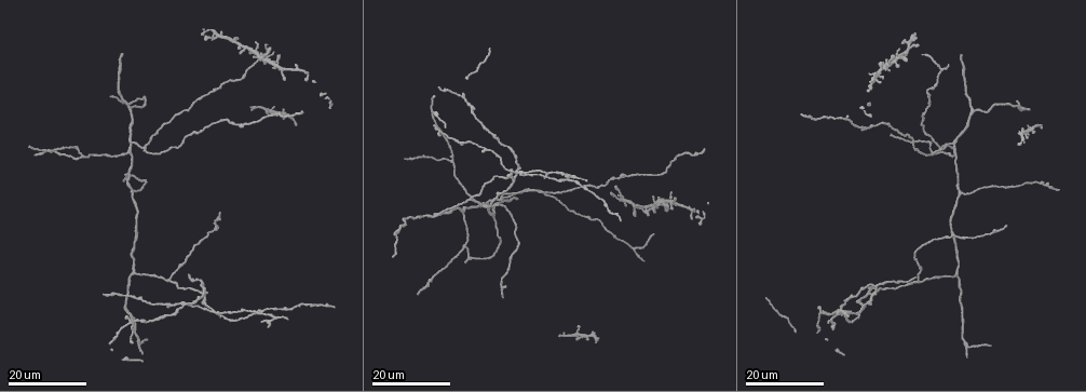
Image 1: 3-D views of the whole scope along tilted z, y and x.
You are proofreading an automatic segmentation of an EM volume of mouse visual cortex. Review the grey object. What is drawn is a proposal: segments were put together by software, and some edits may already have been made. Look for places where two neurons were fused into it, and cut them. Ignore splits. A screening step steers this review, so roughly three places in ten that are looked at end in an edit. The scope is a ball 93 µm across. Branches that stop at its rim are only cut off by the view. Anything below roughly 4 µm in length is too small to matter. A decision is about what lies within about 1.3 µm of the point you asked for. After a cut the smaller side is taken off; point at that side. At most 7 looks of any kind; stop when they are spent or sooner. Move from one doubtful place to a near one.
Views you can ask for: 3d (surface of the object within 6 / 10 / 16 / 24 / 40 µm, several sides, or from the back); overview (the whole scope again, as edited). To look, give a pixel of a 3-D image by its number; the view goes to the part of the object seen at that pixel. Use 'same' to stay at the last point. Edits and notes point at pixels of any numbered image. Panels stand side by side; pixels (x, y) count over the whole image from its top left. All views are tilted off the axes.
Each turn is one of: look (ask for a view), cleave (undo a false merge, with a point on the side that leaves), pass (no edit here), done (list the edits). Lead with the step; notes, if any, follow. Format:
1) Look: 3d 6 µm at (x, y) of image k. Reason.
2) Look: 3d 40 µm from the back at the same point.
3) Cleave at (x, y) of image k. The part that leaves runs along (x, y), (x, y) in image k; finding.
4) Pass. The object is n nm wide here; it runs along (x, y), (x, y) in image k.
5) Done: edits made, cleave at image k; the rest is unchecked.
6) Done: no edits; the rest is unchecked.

Look: 3d 24 µm at (133, 190) of image 1. Three arms meet.

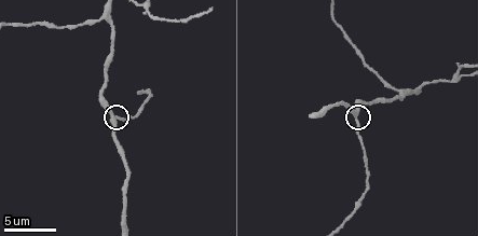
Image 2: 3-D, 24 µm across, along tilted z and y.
Look: 3d 10 µm at (114, 123) of image 2.

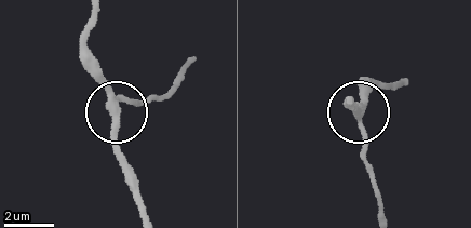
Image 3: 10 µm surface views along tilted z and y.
Pass. The side arm is 115 µm long; 3 arms meet here; continuous, no second neuron.

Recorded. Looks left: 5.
Look: 3d 24 µm at (84, 154) of image 1. A fork.

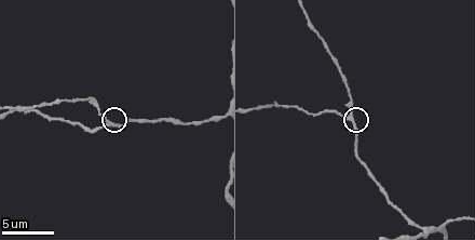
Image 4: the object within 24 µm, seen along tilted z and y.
Look: 3d 6 µm at (348, 118) of image 4.

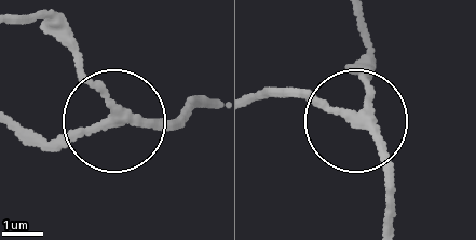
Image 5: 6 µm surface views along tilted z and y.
Pass. The object is 200 nm wide here; it runs along (213, 103), (28, 142) in image 5; continuous, no second neuron.

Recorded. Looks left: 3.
Look: 3d 6 µm at (399, 91) of image 2. Three-way junction.

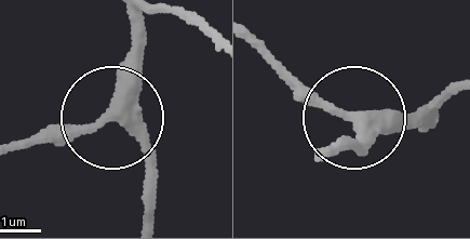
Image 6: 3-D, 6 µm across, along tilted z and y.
Look: 3d 6 µm from the back at (106, 114) of image 6.

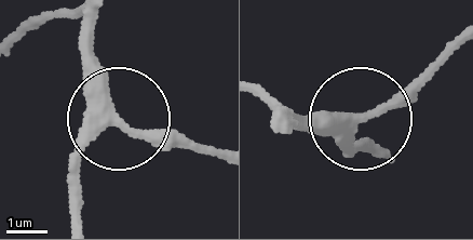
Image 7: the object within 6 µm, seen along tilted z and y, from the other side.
Pass. It runs along (79, 220), (80, 147), (112, 120), (220, 150) in image 7; all the same neuron.

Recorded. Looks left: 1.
Done: no edits; the rest is unchecked.

